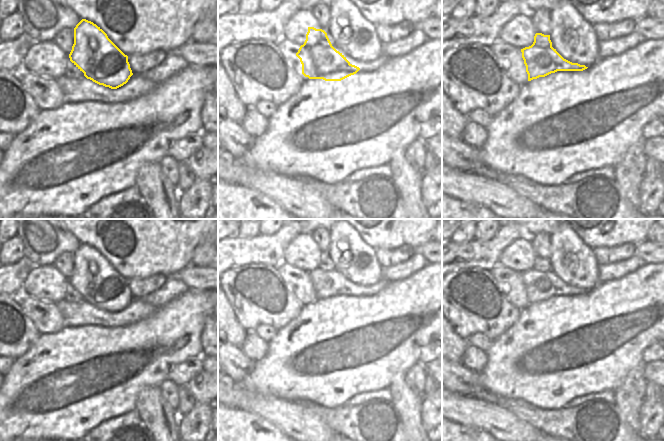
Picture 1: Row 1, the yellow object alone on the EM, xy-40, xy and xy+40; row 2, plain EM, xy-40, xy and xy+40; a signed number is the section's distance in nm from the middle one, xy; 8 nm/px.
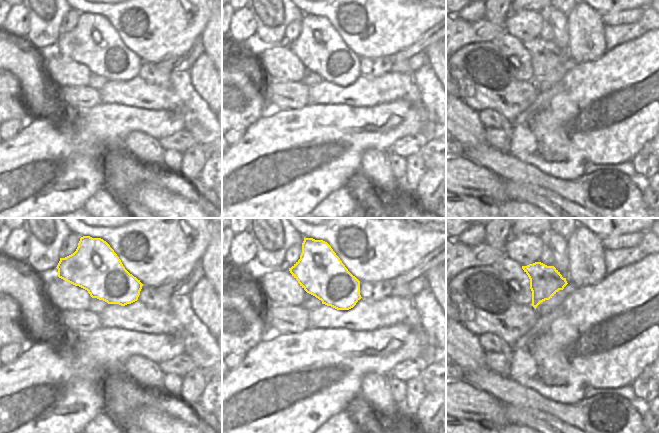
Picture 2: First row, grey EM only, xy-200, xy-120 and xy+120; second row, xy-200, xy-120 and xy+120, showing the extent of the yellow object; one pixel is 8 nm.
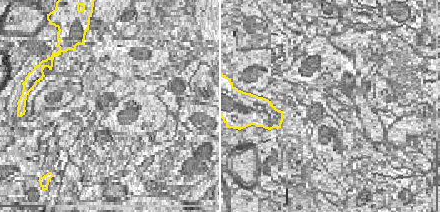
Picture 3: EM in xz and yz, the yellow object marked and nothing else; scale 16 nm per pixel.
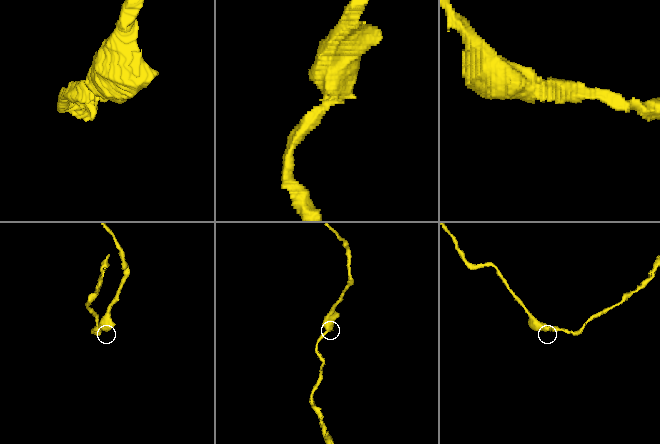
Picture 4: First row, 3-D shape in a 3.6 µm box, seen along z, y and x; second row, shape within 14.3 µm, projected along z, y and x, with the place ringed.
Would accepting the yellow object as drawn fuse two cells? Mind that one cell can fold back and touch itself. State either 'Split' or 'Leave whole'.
Split

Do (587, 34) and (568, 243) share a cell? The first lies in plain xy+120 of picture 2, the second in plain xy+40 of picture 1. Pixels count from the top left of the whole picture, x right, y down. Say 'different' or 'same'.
same

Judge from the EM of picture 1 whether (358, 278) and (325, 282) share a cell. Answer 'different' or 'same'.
same

